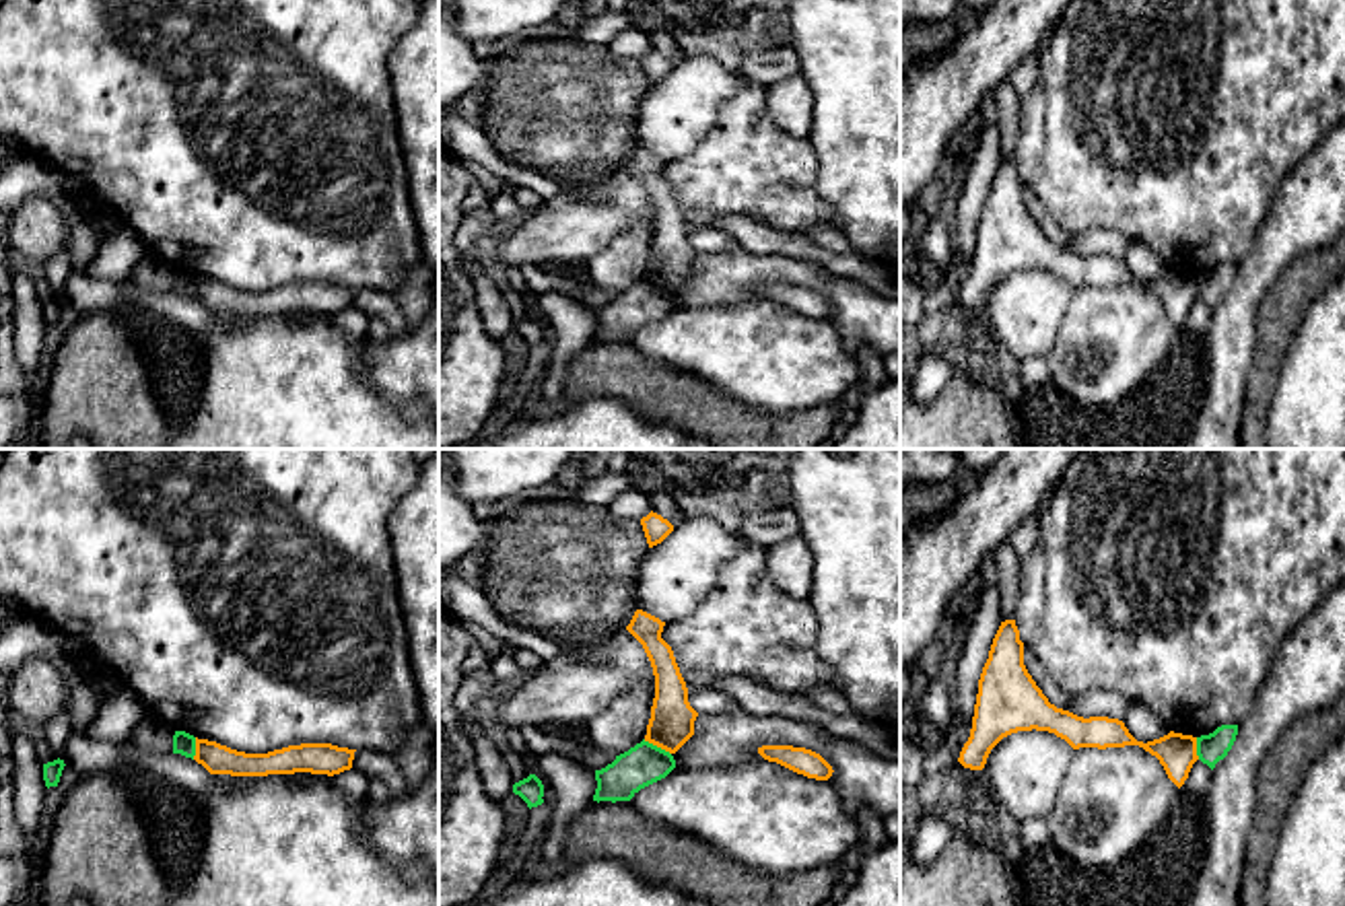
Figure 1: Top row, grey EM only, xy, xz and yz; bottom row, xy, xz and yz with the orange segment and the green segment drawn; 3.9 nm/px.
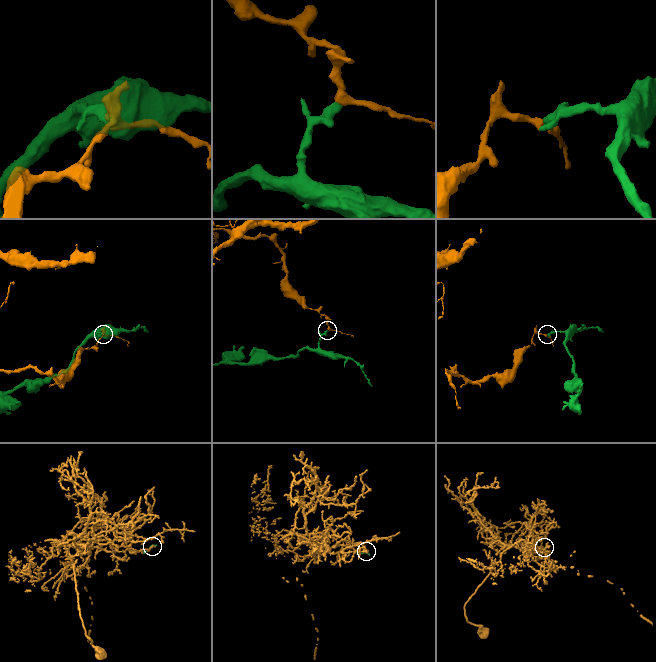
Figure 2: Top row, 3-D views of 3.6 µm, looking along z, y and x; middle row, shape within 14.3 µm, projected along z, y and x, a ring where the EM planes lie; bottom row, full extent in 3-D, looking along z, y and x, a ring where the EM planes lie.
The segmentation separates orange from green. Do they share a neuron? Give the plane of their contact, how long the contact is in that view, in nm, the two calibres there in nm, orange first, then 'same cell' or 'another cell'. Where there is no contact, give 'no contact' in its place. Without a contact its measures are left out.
xz | 130 nm | 180/160 nm | another cell

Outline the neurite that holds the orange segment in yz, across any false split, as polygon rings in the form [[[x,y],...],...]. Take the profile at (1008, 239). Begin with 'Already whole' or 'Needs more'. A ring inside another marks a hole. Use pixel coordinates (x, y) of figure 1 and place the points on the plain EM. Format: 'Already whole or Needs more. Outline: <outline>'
Already whole. Outline: [[[1015,159],[1001,161],[978,218],[970,276],[958,301],[982,309],[991,288],[1018,270],[1048,270],[1079,286],[1139,284],[1160,299],[1168,317],[1180,327],[1197,294],[1197,276],[1170,270],[1153,280],[1137,280],[1123,259],[1077,255],[1048,241],[1024,204],[1024,181]]]

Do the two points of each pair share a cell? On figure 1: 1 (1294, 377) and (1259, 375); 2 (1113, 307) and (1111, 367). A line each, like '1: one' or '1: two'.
1: two
2: one

